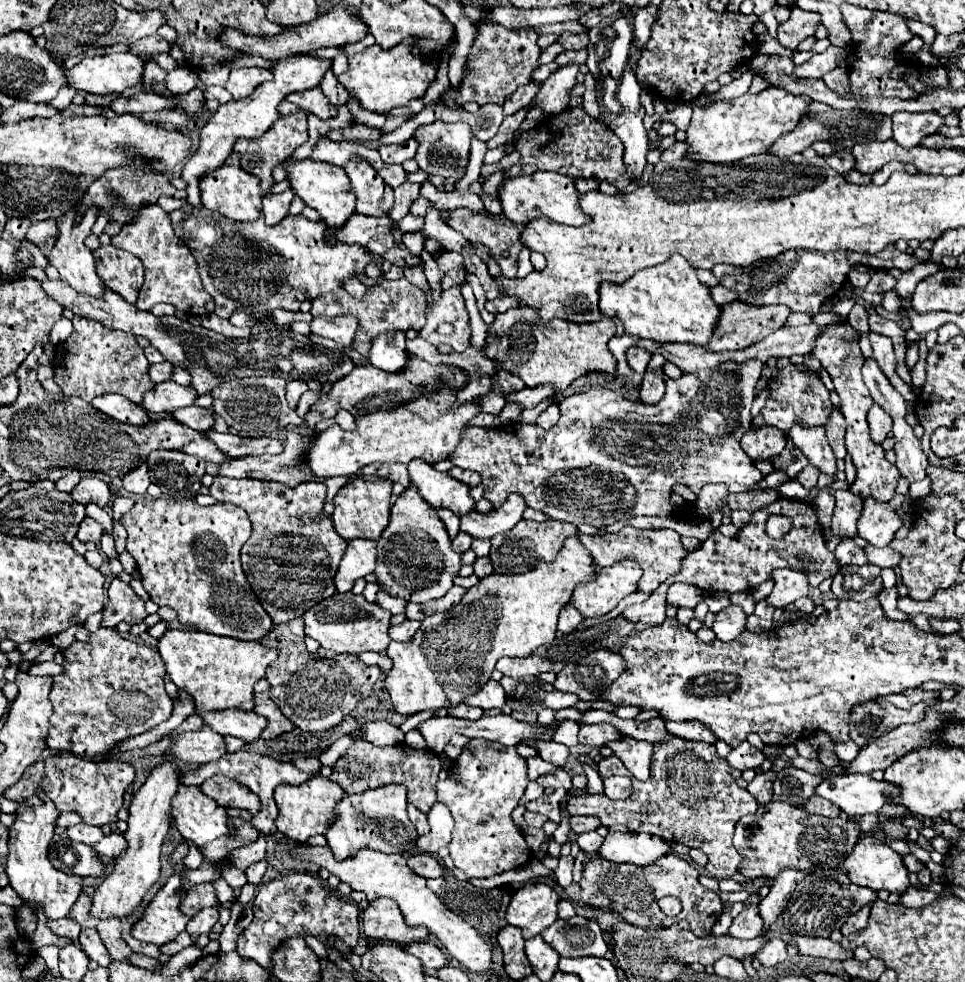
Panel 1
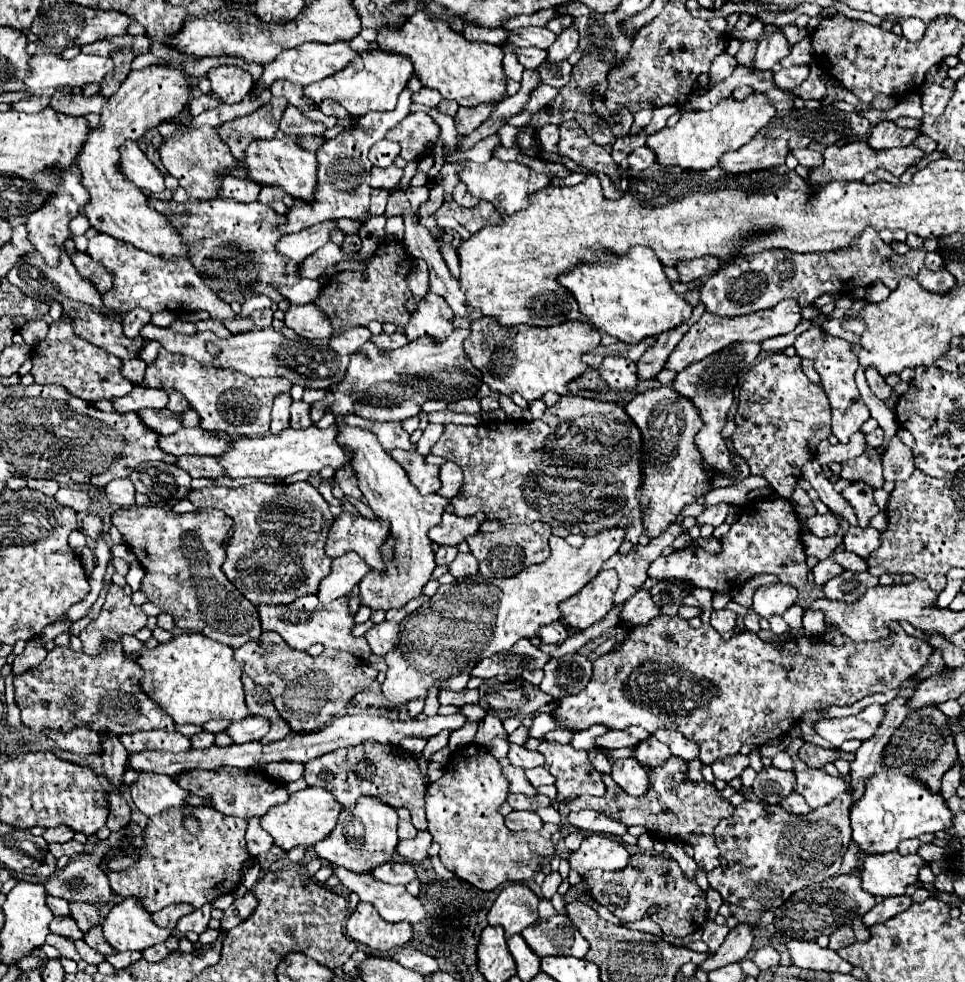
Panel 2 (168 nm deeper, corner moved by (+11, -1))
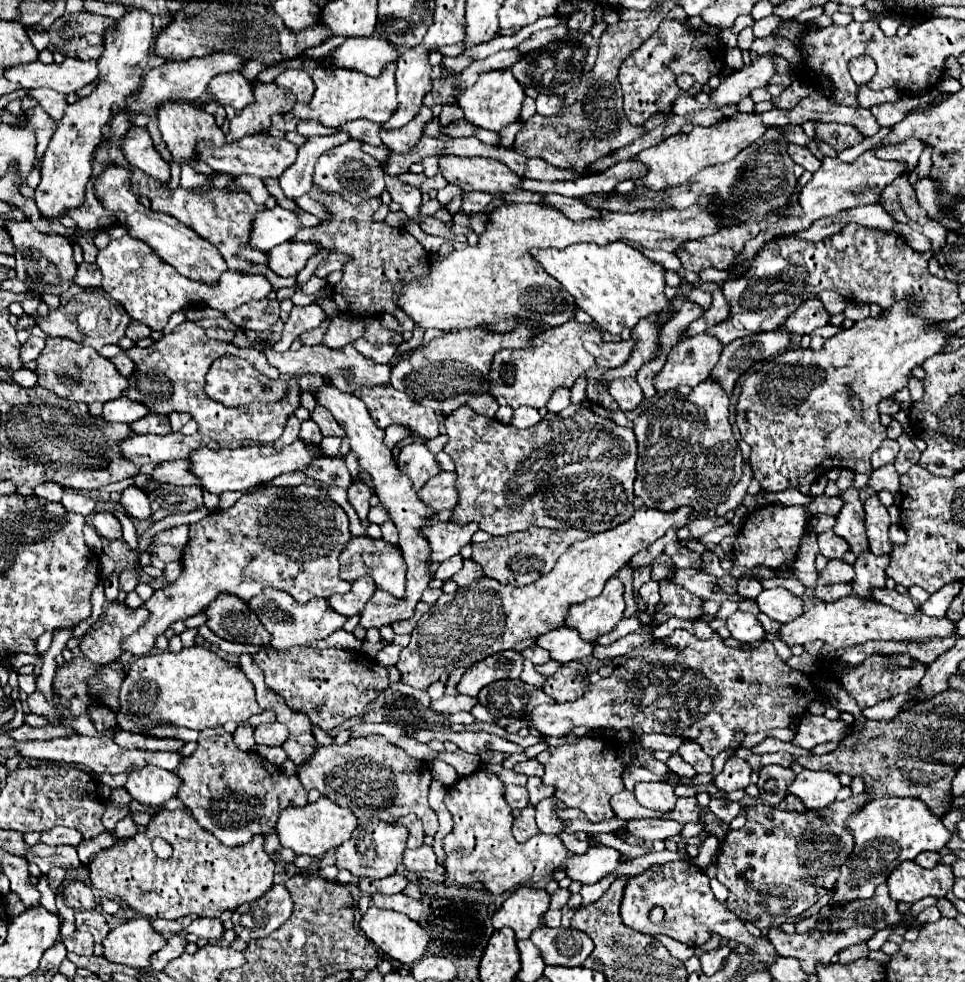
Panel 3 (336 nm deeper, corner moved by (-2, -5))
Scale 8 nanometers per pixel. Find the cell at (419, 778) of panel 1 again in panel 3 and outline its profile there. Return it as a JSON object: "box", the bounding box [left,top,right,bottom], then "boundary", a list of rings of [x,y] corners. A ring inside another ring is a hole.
{"box":[298,736,438,836],"boundary":[[[384,736],[356,738],[348,742],[348,746],[318,746],[316,752],[298,766],[298,778],[306,790],[316,788],[322,796],[350,808],[360,822],[396,822],[406,814],[416,814],[424,824],[426,836],[438,832],[436,812],[428,804],[428,786],[432,780],[428,764],[410,758]]]}

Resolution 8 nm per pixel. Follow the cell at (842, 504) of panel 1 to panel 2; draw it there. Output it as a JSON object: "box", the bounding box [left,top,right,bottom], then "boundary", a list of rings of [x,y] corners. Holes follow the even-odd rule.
{"box":[807,514,839,538],"boundary":[[[825,514],[825,516],[813,516],[807,520],[807,526],[811,530],[811,534],[825,538],[825,536],[833,536],[837,532],[837,524],[839,524],[839,516],[837,514]]]}

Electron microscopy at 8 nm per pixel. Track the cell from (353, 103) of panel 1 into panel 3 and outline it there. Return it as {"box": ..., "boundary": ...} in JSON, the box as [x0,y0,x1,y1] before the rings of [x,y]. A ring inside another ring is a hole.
{"box":[296,120,338,138],"boundary":[[[304,120],[304,122],[298,124],[296,132],[300,132],[300,134],[306,136],[306,138],[310,138],[310,136],[328,136],[328,134],[336,134],[338,128],[326,128],[326,126],[322,126],[320,122],[316,122],[316,120]]]}

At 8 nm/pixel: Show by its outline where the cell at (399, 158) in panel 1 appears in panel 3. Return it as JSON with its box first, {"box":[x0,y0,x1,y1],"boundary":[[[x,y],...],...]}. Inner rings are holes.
{"box":[364,144,392,162],"boundary":[[[366,144],[366,146],[364,146],[364,152],[372,154],[372,156],[378,158],[380,162],[388,162],[388,158],[390,158],[390,154],[392,154],[392,150],[388,150],[388,146],[384,146],[384,144],[380,144],[380,146]]]}

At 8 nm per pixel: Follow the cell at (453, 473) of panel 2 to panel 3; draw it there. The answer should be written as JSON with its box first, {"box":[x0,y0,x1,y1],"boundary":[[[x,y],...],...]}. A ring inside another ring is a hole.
{"box":[420,472,458,510],"boundary":[[[440,472],[436,478],[428,482],[420,492],[420,500],[436,510],[454,508],[458,504],[458,490],[456,490],[456,474],[454,472]]]}

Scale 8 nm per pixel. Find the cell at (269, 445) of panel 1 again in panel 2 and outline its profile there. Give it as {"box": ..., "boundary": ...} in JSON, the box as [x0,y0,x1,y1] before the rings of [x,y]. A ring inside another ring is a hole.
{"box":[159,428,229,456],"boundary":[[[181,428],[175,434],[161,436],[159,446],[163,452],[173,454],[173,456],[183,456],[183,454],[217,456],[227,450],[229,442],[213,434],[207,434],[201,428]]]}

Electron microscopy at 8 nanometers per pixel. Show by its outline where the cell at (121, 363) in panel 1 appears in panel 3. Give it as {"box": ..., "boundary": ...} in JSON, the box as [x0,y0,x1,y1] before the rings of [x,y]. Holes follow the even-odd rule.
{"box":[36,338,130,402],"boundary":[[[50,338],[36,360],[38,384],[74,402],[110,402],[128,390],[130,382],[116,370],[112,360],[100,356],[94,348],[72,342],[68,338]]]}

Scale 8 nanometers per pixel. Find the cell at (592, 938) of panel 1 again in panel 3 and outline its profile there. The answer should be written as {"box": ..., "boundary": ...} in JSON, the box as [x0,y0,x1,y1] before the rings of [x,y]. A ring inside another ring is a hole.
{"box":[530,926,594,966],"boundary":[[[544,926],[540,930],[534,930],[530,940],[540,948],[544,962],[552,966],[582,966],[594,950],[594,942],[586,932],[564,926]]]}

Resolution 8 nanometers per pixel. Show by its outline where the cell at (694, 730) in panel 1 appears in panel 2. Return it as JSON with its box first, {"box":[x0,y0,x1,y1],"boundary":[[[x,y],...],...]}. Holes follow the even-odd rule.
{"box":[653,730,699,762],"boundary":[[[657,730],[653,736],[655,736],[659,742],[667,744],[669,750],[673,752],[673,756],[683,758],[685,762],[695,760],[697,754],[699,754],[699,746],[695,746],[695,742],[687,740],[683,734],[679,734],[679,732],[675,732],[675,730]]]}

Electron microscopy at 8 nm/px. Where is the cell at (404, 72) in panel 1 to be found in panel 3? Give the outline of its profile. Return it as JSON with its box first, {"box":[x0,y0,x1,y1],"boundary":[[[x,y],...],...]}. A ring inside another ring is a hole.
{"box":[292,62,398,128],"boundary":[[[394,62],[384,66],[382,74],[376,78],[354,72],[354,70],[340,70],[340,74],[334,74],[334,76],[324,74],[324,70],[316,70],[316,74],[312,74],[312,80],[316,86],[312,102],[296,104],[292,114],[300,120],[318,120],[324,126],[334,126],[334,128],[340,128],[344,122],[358,120],[358,118],[384,124],[398,108],[394,70],[396,70]]]}

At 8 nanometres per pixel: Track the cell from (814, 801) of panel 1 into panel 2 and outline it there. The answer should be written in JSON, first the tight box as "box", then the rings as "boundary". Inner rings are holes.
{"box":[779,794,811,814],"boundary":[[[789,794],[787,798],[783,798],[781,802],[779,802],[779,806],[783,808],[783,810],[787,810],[787,812],[791,812],[791,814],[807,814],[807,812],[811,812],[811,808],[805,804],[805,800],[799,796],[799,794]]]}

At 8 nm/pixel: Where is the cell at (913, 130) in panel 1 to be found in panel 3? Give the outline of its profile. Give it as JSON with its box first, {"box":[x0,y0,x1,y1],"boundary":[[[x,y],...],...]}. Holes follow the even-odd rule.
{"box":[876,138,926,172],"boundary":[[[908,138],[908,140],[898,142],[898,144],[876,148],[876,156],[882,158],[882,160],[900,160],[900,162],[906,162],[908,164],[908,172],[910,172],[918,164],[918,158],[920,158],[924,148],[926,148],[924,142],[920,142],[916,138]]]}

